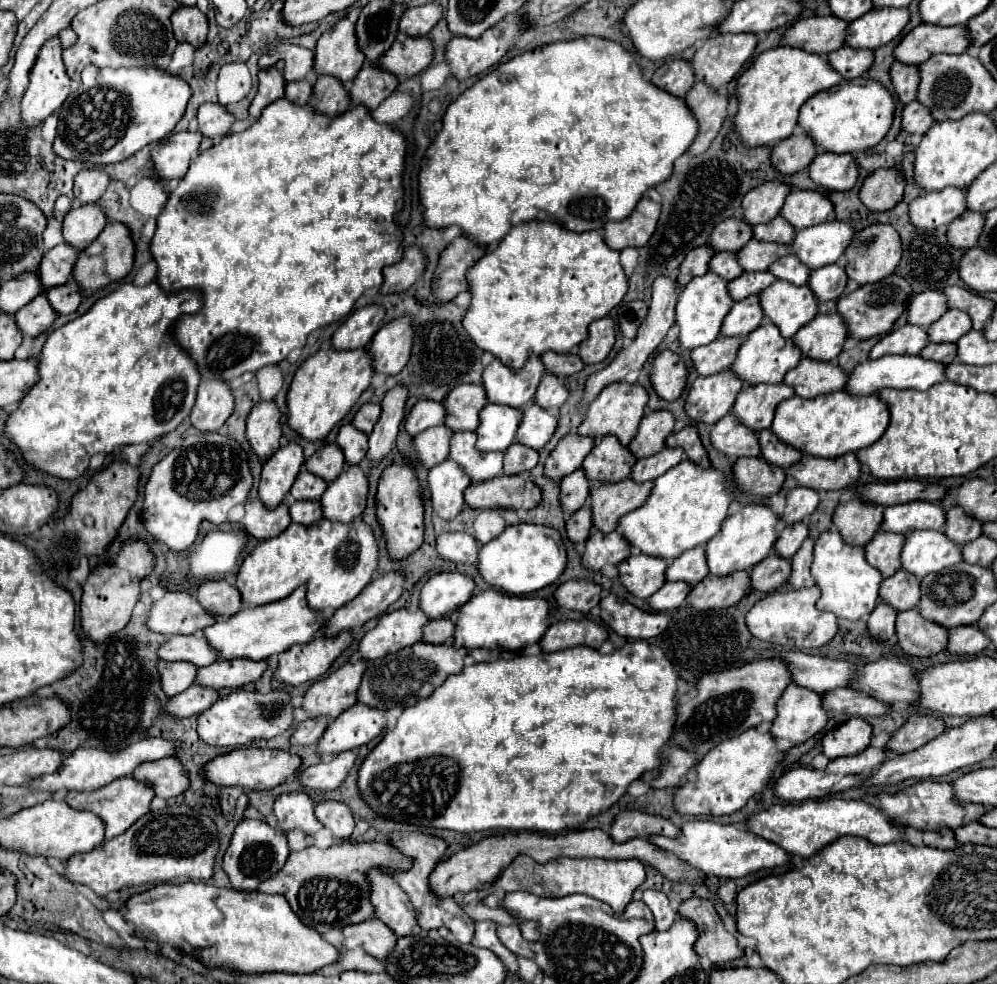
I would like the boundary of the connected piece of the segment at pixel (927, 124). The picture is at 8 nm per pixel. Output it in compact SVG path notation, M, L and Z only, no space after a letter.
M912 101L902 111L902 129L908 133L920 133L924 135L934 125L934 117L930 117L930 111L924 109L922 103Z

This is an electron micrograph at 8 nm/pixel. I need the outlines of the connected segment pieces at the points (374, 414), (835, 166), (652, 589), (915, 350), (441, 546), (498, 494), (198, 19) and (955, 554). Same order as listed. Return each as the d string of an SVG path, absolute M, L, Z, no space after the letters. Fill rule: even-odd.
M364 403L364 405L356 411L352 423L354 423L354 427L358 427L358 429L364 431L364 433L372 433L378 417L380 417L380 405L376 405L376 403Z
M818 153L810 177L824 191L848 191L858 181L858 163L850 153Z
M644 553L630 555L620 565L620 581L632 595L648 599L664 585L666 565L668 561L662 561L662 557L646 557Z
M904 325L896 331L890 331L888 335L884 335L874 349L870 351L870 359L880 359L884 355L894 355L894 353L906 353L906 355L918 355L928 343L928 333L926 329L918 327L918 325Z
M442 533L438 535L438 553L454 563L476 563L478 541L468 533Z
M528 473L478 481L464 493L464 501L472 509L534 509L540 499L542 489L538 489ZM496 503L512 503L514 507Z
M178 7L172 13L170 21L172 21L174 37L178 41L188 41L194 47L200 47L206 43L208 19L198 7Z
M918 531L906 537L902 549L902 567L922 579L926 573L938 573L962 561L962 545L948 541L942 531Z

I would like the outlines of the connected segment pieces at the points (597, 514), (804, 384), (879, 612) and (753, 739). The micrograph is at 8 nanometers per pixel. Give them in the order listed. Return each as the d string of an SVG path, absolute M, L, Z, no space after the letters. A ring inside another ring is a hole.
M624 479L618 483L592 481L590 485L590 507L594 513L594 529L610 533L618 527L622 515L638 509L650 495L654 481L636 483Z
M804 357L796 369L786 373L784 383L792 385L800 397L816 397L820 393L832 393L844 387L848 375L840 365L828 361L814 361Z
M878 603L874 613L870 613L870 619L868 619L868 631L872 633L872 637L880 641L888 641L896 633L896 625L894 625L896 615L898 611L894 611L894 607L886 603Z
M746 729L740 737L718 743L696 765L698 779L682 783L674 795L674 809L684 815L730 815L746 805L746 801L766 789L772 775L784 761L784 751L778 749L772 733Z

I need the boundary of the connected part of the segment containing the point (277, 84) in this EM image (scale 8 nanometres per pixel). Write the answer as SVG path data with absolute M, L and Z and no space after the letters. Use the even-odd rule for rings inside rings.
M278 61L276 65L272 65L268 69L260 69L260 73L258 73L258 79L260 79L258 93L256 93L256 97L250 105L250 115L252 117L258 117L266 105L284 97L286 81L282 77L282 69L284 69L282 61Z

